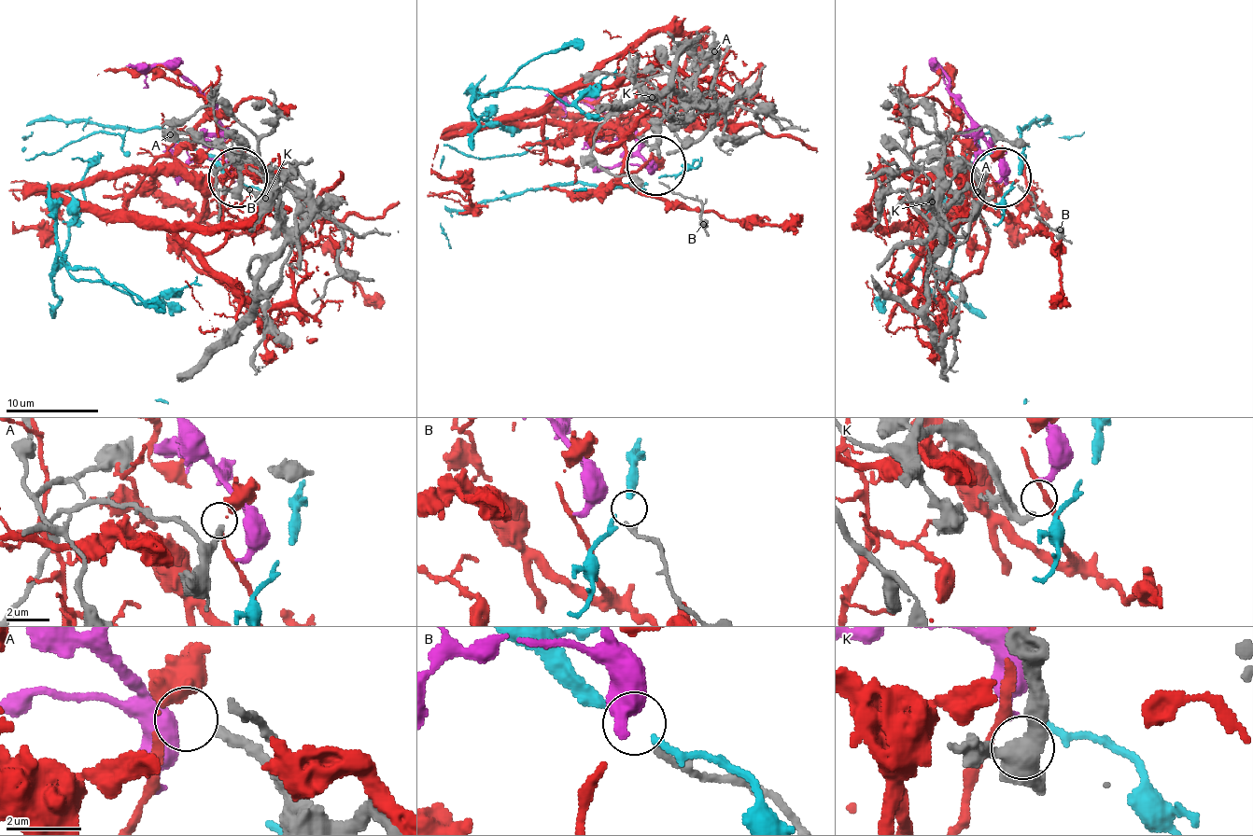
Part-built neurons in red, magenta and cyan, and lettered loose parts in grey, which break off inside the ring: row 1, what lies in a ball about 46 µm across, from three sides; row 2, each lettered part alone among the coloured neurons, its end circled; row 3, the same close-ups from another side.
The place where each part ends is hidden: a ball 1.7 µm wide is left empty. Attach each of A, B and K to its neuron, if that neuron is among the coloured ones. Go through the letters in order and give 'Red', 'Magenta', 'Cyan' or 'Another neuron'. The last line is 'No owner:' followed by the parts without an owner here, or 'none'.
A: Another neuron
B: Cyan
K: Magenta
No owner: A

